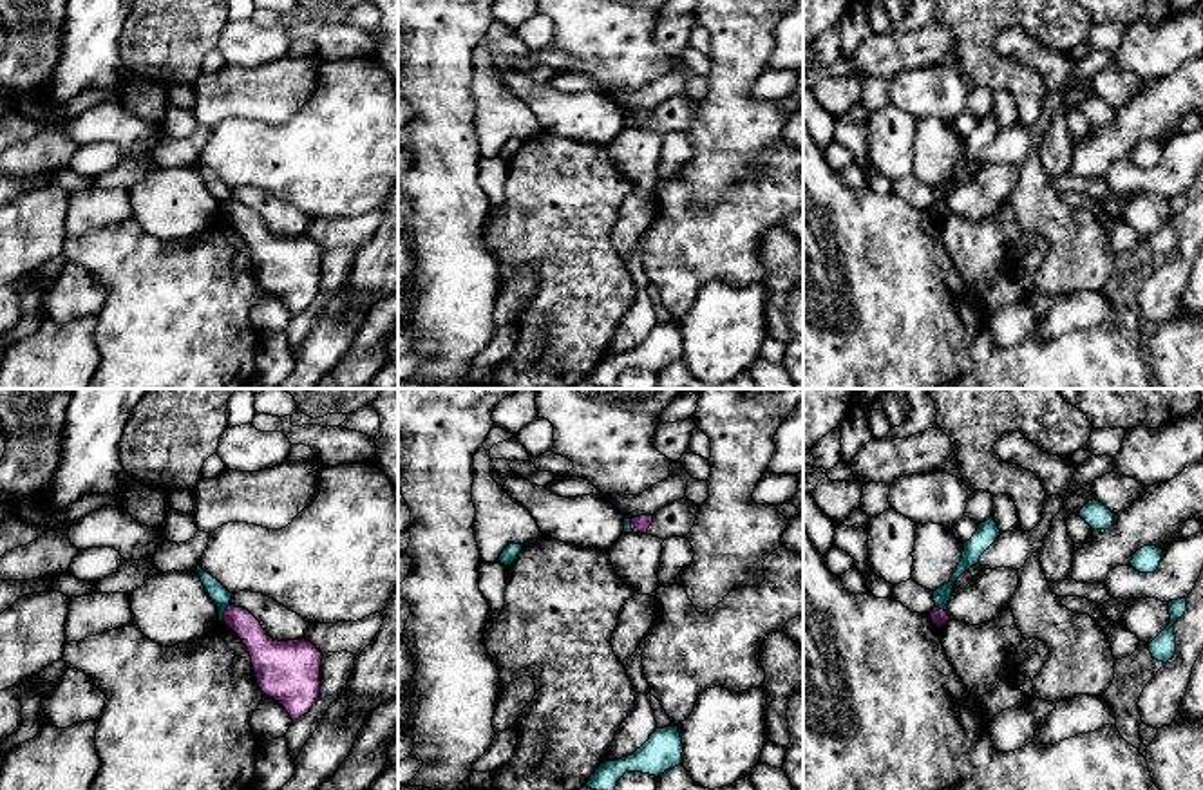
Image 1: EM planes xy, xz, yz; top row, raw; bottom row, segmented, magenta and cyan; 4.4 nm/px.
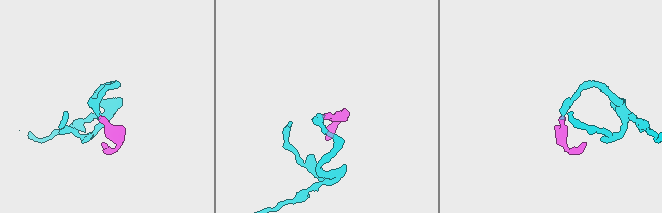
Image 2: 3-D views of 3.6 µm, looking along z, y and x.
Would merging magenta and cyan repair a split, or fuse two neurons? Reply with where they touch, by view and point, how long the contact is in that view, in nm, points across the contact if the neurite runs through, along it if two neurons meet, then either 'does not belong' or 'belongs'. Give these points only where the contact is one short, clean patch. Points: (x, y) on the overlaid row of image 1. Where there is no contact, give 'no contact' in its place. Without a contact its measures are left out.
xy (225, 613) | 90 nm | along xy (230, 604), (223, 620) | does not belong

